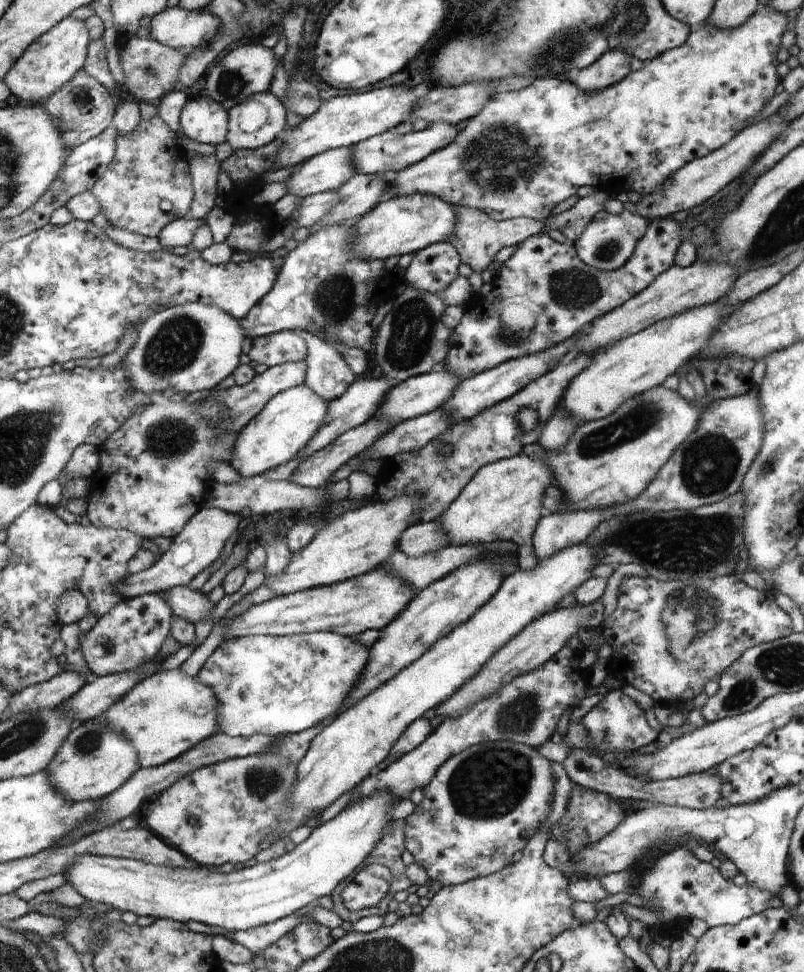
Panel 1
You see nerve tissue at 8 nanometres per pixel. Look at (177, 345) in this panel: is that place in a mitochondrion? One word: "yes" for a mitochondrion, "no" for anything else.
yes

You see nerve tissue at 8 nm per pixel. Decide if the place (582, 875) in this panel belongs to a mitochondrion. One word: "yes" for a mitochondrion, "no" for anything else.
no

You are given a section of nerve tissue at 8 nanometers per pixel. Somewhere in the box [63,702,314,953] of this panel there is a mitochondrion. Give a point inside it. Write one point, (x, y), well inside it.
(263, 782)

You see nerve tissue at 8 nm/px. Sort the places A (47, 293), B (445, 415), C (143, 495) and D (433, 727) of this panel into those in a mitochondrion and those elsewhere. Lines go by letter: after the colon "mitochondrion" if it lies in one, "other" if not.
A: mitochondrion
B: other
C: other
D: other

